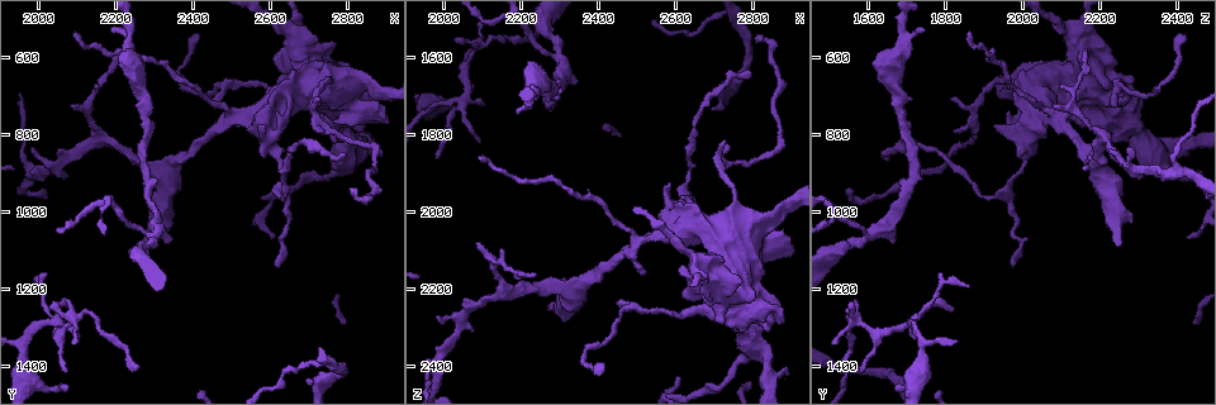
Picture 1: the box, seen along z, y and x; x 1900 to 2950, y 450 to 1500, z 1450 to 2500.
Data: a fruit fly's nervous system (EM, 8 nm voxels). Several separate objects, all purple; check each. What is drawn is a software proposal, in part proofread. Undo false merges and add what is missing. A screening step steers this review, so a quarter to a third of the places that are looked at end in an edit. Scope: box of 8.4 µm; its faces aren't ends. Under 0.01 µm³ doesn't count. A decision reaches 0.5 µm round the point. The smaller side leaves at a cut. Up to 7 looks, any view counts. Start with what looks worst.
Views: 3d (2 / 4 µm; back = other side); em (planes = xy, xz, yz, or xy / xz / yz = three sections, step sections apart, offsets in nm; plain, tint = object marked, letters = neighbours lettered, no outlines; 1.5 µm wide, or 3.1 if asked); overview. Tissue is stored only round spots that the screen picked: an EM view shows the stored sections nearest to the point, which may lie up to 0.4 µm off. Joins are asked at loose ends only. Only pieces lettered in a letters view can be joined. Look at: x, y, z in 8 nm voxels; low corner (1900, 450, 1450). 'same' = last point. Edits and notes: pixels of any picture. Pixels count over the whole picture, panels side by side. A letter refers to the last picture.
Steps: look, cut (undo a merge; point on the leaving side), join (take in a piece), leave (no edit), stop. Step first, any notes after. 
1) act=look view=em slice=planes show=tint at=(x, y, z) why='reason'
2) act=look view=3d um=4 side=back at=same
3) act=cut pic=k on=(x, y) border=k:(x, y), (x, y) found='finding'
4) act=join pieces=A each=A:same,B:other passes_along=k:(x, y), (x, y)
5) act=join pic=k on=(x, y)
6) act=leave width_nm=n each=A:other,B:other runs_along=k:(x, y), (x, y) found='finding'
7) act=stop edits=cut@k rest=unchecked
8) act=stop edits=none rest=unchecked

act=look view=3d um=2 at=(2170, 810, 2210) why='three-way junction'

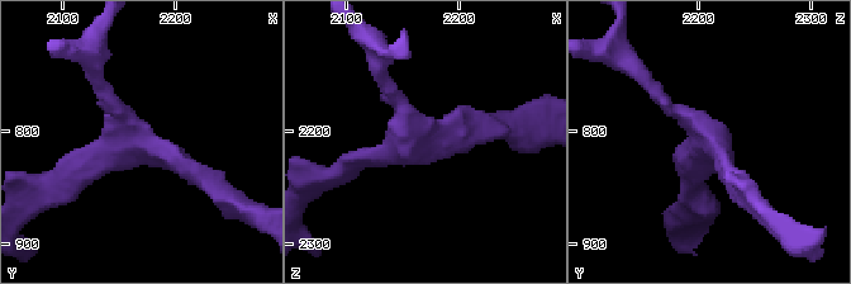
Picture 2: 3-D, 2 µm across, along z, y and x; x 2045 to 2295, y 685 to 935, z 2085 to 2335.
act=look view=em slice=xz step=4 show=letters at=(2168, 812, 2206) arms=3

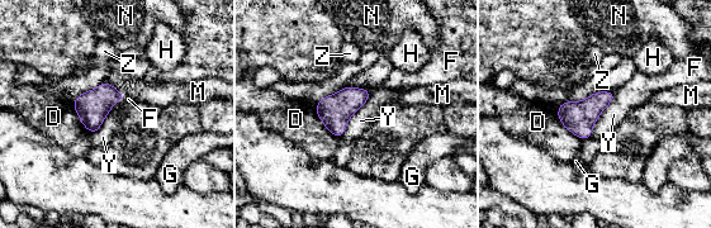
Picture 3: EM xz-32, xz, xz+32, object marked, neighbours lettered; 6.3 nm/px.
act=leave each=D:other,F:other,G:other,H:other,M:other,N:other,Y:other,Z:other found='one neuron here'

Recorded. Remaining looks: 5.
act=look view=em slice=planes show=plain at=(2030, 1285, 1710) why='arms part here'

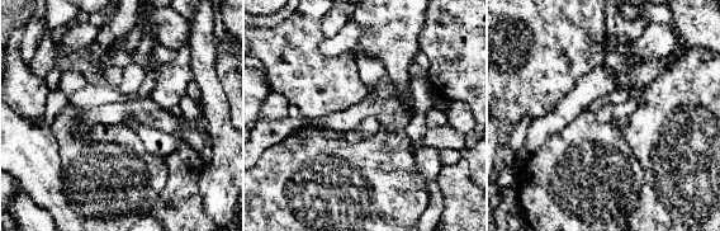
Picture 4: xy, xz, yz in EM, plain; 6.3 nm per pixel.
act=look view=em slice=planes show=tint at=same

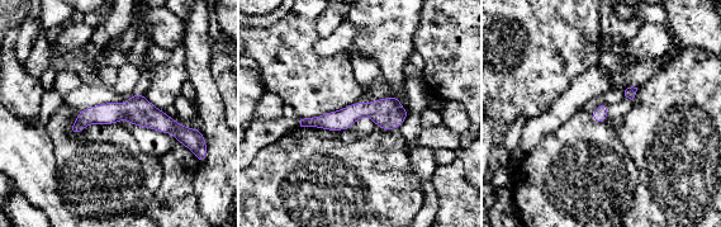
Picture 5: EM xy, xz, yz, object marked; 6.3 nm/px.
act=look view=em slice=planes show=letters at=same why='see the neighbours'

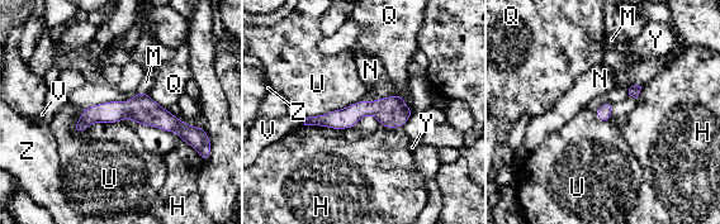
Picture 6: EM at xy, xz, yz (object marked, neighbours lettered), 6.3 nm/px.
act=leave width_nm=100 each=H:other,M:other,N:other,Q:other,U:other,V:other,Y:other,Z:other border=6:(304, 124), (331, 128), (356, 125) found='one neuron here'

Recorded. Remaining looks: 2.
act=look view=em slice=planes show=letters at=(2295, 1065, 1605) why='arms part here'

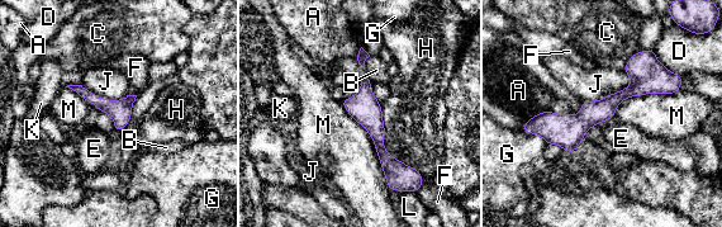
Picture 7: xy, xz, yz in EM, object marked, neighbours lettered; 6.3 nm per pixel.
act=leave each=A:other,B:other,C:other,D:other,E:other,F:other,G:other,H:other,J:other,K:other,L:other,M:other border=7:(679, 89), (628, 97), (613, 117) found='continuous, no second neuron'

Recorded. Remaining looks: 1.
act=stop edits=none rest=unchecked

